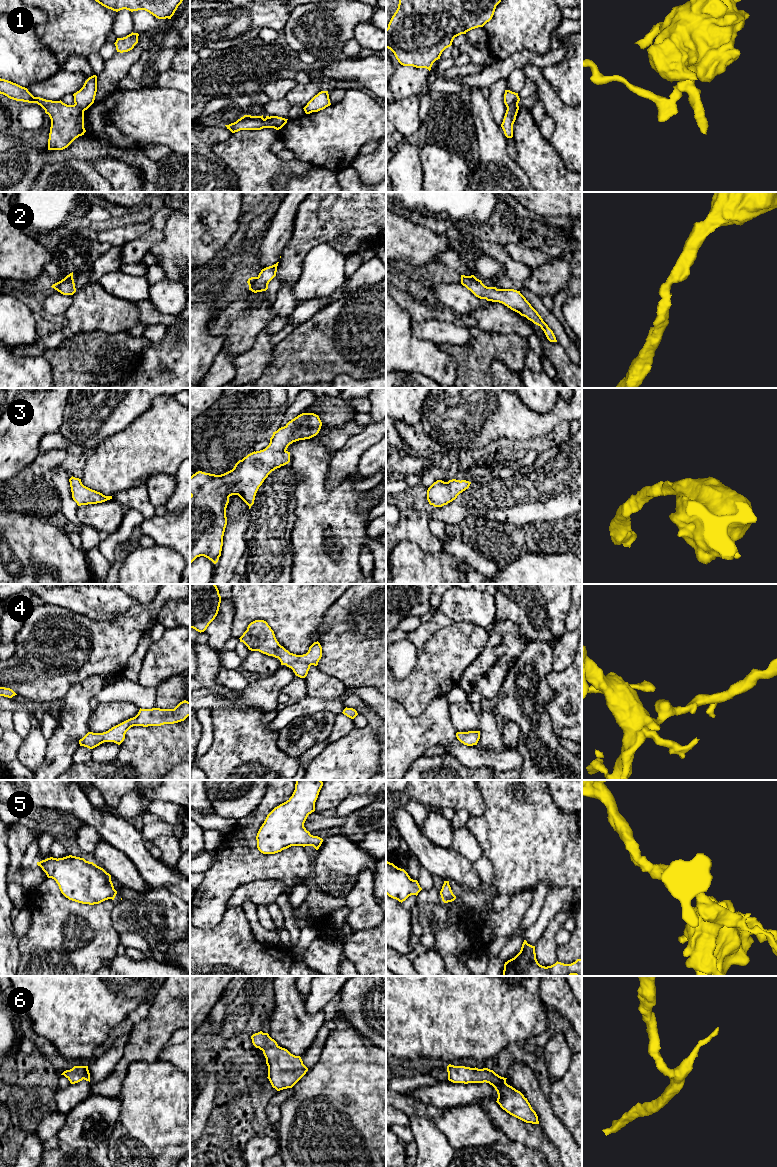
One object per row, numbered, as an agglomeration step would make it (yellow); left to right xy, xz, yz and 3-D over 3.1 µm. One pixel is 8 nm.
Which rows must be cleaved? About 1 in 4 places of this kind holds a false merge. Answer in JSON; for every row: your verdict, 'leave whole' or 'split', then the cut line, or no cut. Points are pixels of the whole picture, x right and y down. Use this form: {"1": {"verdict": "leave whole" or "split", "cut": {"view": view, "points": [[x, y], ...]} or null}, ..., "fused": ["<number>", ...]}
{"1": {"verdict": "split", "cut": {"view": "xz", "points": [[269, 117], [274, 127]]}}, "2": {"verdict": "leave whole", "cut": null}, "3": {"verdict": "leave whole", "cut": null}, "4": {"verdict": "leave whole", "cut": null}, "5": {"verdict": "leave whole", "cut": null}, "6": {"verdict": "leave whole", "cut": null}, "fused": ["1"]}

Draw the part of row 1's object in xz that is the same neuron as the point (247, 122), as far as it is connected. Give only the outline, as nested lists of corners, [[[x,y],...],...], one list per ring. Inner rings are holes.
[[[244,115],[236,122],[225,126],[232,133],[238,132],[240,130],[261,130],[263,128],[274,128],[273,120],[269,116],[266,116],[266,118],[264,119],[263,115],[262,116]]]

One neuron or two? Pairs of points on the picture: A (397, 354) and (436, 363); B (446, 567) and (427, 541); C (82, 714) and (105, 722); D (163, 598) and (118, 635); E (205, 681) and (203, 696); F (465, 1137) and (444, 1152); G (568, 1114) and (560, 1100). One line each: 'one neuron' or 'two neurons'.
A: one neuron
B: two neurons
C: two neurons
D: one neuron
E: two neurons
F: two neurons
G: one neuron

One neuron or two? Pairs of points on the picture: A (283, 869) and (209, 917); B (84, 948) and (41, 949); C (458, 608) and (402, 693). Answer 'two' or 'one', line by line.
A: one
B: one
C: two

